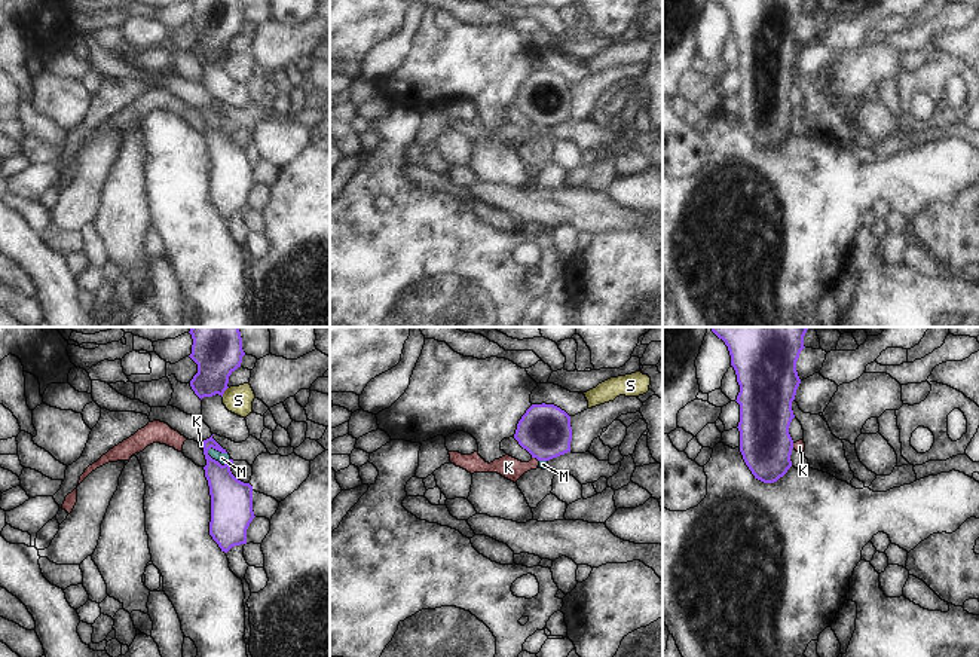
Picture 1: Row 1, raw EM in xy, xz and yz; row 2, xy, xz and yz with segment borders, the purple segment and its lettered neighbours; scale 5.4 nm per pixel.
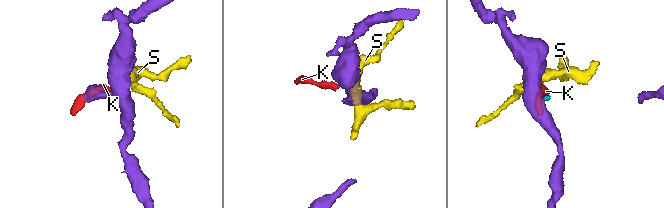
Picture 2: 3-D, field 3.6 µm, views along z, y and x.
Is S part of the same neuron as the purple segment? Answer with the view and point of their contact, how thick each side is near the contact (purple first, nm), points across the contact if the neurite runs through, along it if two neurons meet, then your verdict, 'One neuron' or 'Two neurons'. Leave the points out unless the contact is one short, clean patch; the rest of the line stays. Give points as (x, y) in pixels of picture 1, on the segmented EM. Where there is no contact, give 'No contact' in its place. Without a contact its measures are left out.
Touches purple at xy (225, 390). Thickness 280 nm (purple) against 150 nm. Boundary: xy (228, 387), (222, 396). Two neurons.

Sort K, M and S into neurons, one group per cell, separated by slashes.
K M / S

